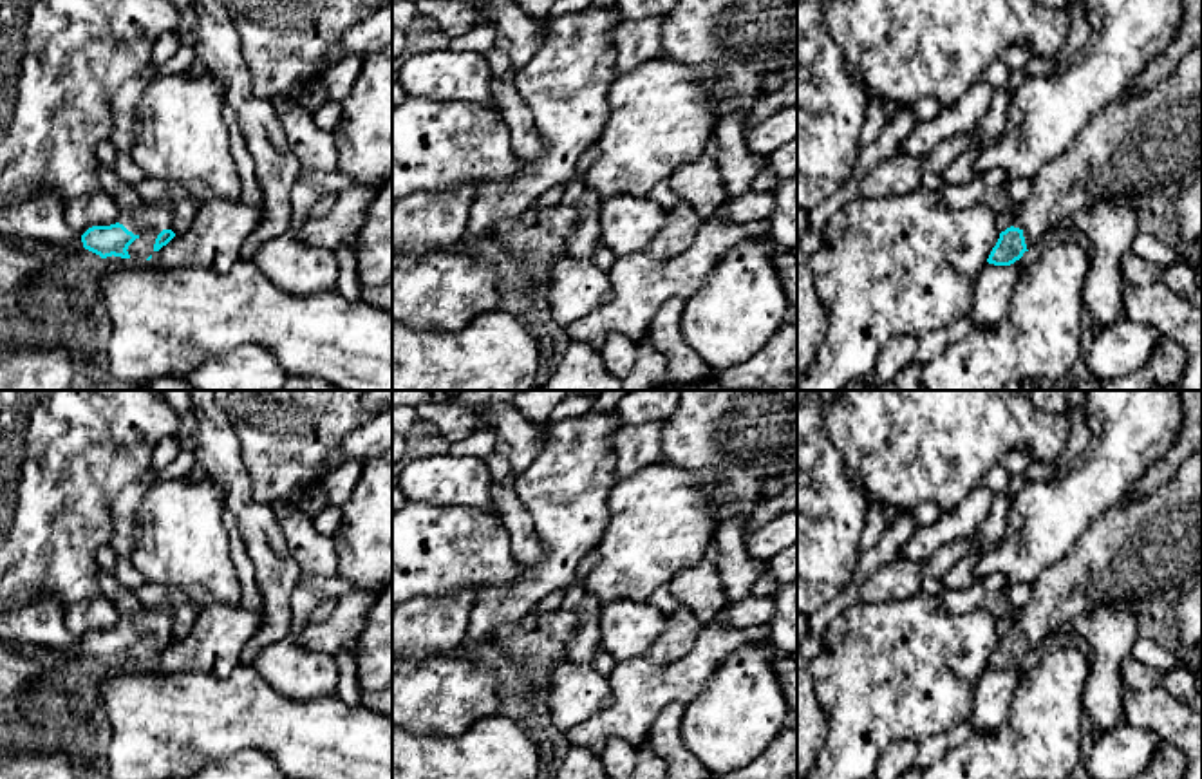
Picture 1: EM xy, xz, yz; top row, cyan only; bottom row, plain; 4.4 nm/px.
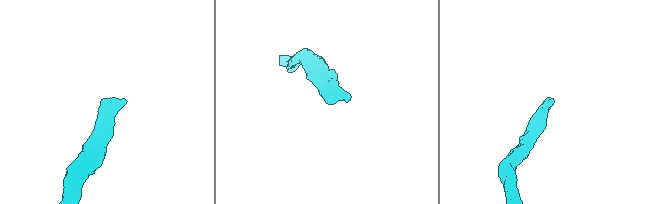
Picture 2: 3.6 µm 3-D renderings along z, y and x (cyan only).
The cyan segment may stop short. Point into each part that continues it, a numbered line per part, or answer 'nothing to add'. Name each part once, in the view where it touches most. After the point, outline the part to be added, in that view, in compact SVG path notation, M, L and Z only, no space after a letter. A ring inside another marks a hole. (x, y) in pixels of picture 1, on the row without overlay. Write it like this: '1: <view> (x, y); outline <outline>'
1: xy (150, 622); outline M166 602L143 604L134 616L121 620L119 629L137 642L127 654L132 665L143 667L154 660L157 640L172 631L172 609Z

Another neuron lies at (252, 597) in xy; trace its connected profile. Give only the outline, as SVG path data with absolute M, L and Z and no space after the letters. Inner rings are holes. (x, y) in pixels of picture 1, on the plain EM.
M233 524L228 530L228 539L230 539L230 555L242 586L240 604L244 607L257 609L260 615L264 615L264 600L260 587L257 584L255 566L249 558L244 539L237 530L237 524Z

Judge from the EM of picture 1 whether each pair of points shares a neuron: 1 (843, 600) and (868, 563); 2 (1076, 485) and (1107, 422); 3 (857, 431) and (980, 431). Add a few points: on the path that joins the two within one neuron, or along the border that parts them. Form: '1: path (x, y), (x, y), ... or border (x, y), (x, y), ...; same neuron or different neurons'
1: path (852, 591), (863, 572); same neuron
2: path (1092, 469), (1107, 454), (1107, 438); same neuron
3: path (888, 431), (895, 427), (949, 427); same neuron

